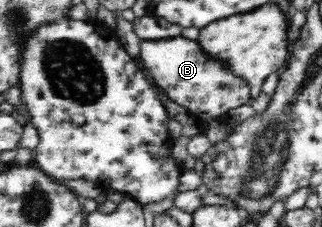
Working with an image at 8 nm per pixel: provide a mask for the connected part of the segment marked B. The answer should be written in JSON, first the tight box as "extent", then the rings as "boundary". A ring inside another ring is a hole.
{"extent":[141,36,252,120],"boundary":[[[180,36],[158,40],[142,40],[141,57],[146,69],[149,71],[152,79],[156,81],[156,84],[166,89],[169,97],[196,117],[205,117],[209,120],[216,119],[231,109],[248,104],[248,101],[252,98],[251,90],[247,83],[235,77],[226,64],[215,62],[214,59],[208,59],[201,51],[197,41],[185,39]]]}

